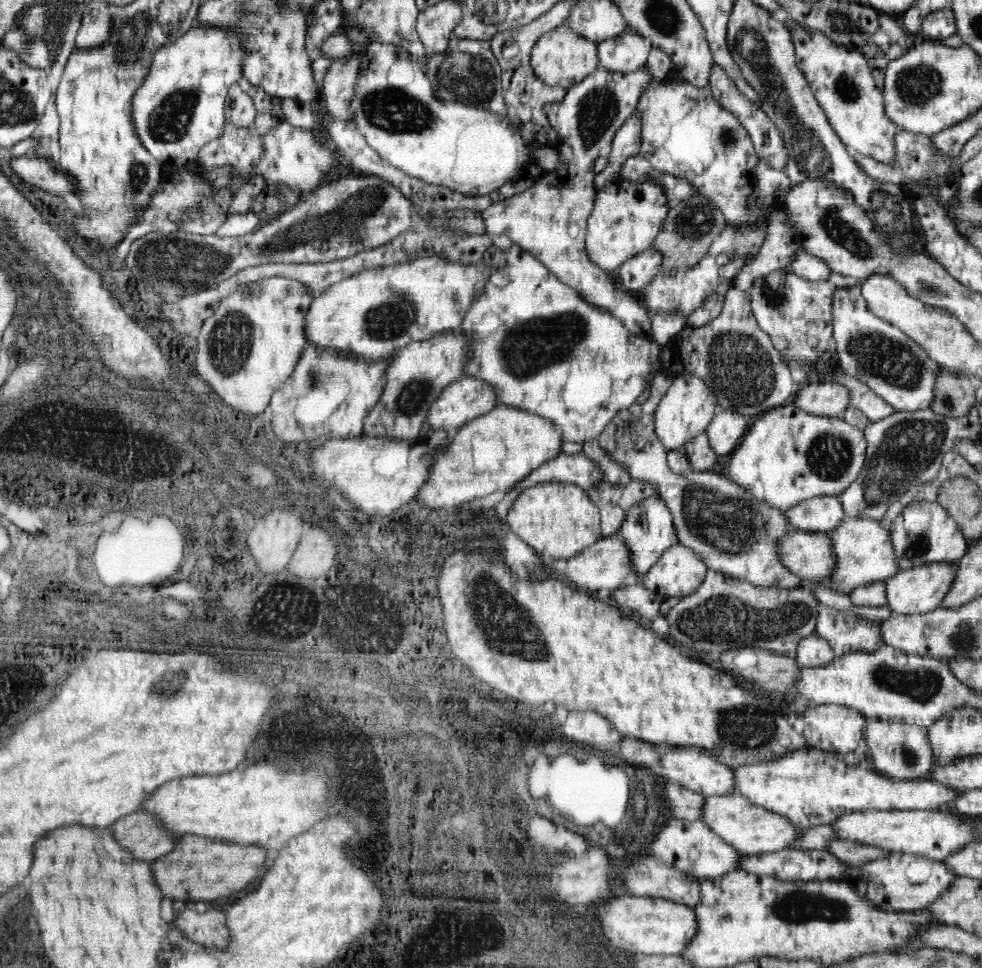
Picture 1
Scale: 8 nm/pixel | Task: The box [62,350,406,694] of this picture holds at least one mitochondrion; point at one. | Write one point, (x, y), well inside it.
(316, 375)

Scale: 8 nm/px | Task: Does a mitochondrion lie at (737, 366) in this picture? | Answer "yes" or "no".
yes

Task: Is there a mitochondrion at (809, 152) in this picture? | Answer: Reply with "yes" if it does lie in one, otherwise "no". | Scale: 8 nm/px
yes

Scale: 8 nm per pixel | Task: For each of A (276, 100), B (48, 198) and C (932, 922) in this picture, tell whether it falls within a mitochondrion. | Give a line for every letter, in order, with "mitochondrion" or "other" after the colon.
A: other
B: other
C: other

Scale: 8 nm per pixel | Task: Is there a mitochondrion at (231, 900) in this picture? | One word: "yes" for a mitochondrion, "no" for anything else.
no

